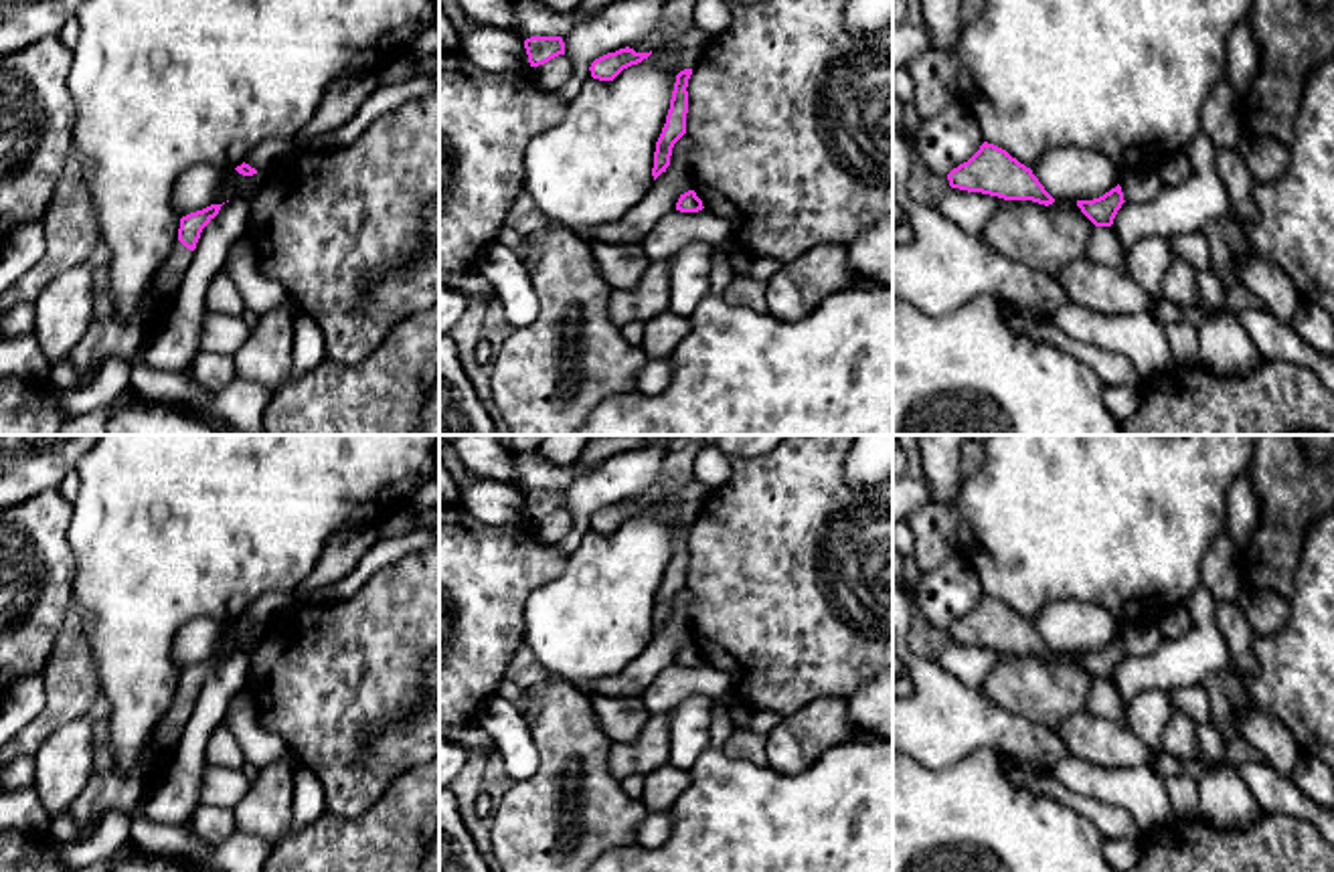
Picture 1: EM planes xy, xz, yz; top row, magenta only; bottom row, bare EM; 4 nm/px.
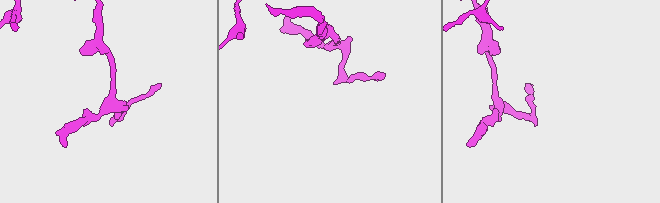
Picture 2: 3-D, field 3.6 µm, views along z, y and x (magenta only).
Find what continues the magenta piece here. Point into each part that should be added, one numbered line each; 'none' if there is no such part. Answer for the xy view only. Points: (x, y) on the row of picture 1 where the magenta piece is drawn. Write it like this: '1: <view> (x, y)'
1: xy (175, 270)

